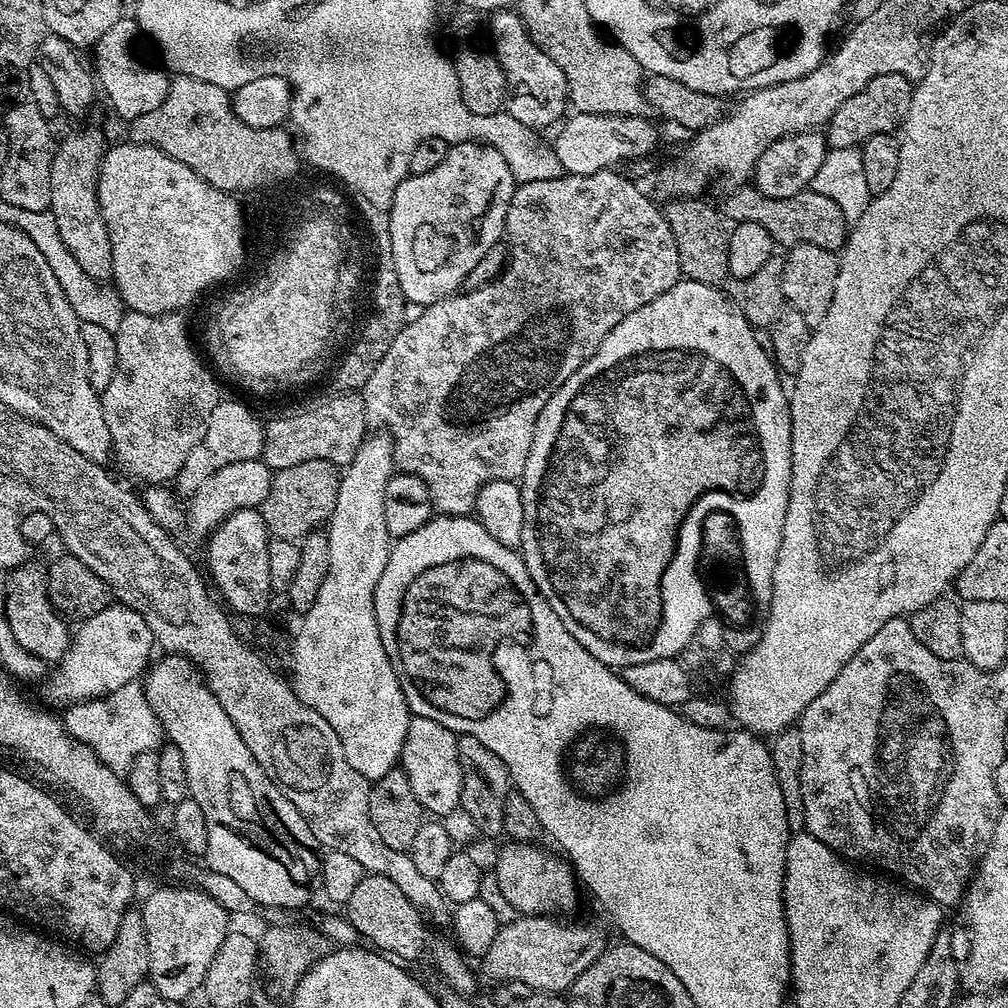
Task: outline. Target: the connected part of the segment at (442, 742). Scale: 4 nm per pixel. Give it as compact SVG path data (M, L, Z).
M412 716L408 722L406 742L400 751L398 764L404 769L410 782L410 790L414 790L414 798L418 798L425 813L436 818L448 818L460 807L462 766L458 758L458 736L442 726L442 722L434 722L434 718Z

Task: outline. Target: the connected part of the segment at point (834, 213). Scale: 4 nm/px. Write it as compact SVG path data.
M742 186L733 187L736 189L725 198L724 208L722 204L723 215L729 221L732 219L732 222L736 224L758 222L758 226L764 227L766 234L770 234L770 238L777 245L809 244L810 246L822 246L822 250L830 250L834 253L839 253L840 249L844 247L844 241L847 240L850 231L850 222L842 214L842 210L838 210L837 204L830 198L826 198L826 194L805 190L794 194L794 198L766 198L766 194L762 194L762 190L758 190L755 186L738 187Z

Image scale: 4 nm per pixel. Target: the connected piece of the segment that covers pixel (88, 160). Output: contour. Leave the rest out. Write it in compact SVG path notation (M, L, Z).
M84 128L55 145L50 166L50 211L58 222L58 234L78 266L97 282L107 281L112 274L108 224L98 206L98 174L105 151L103 134L96 128Z

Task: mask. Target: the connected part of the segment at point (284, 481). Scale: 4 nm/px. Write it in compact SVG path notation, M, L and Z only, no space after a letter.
M311 460L310 462L298 462L298 466L286 466L273 471L270 482L270 494L260 503L260 513L268 527L269 537L277 540L305 540L311 532L317 531L321 526L327 525L332 517L334 502L338 502L338 486L342 472L337 465L325 460Z

